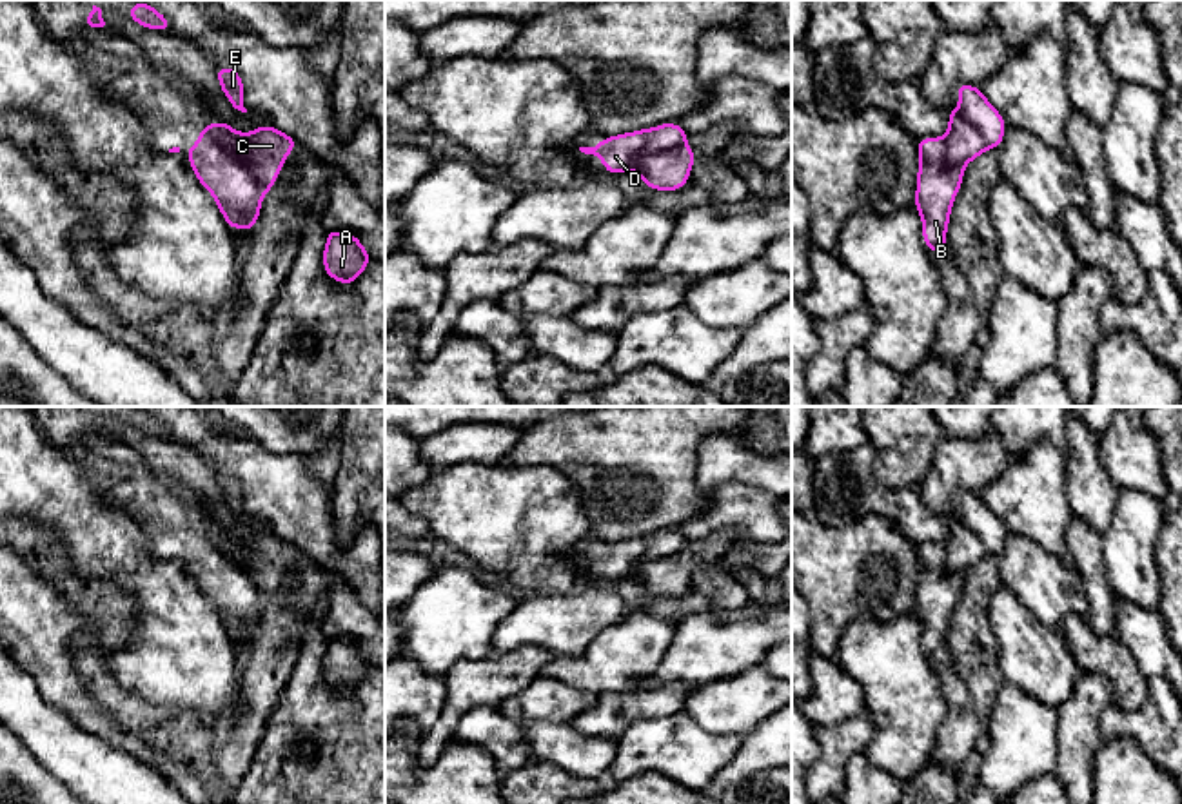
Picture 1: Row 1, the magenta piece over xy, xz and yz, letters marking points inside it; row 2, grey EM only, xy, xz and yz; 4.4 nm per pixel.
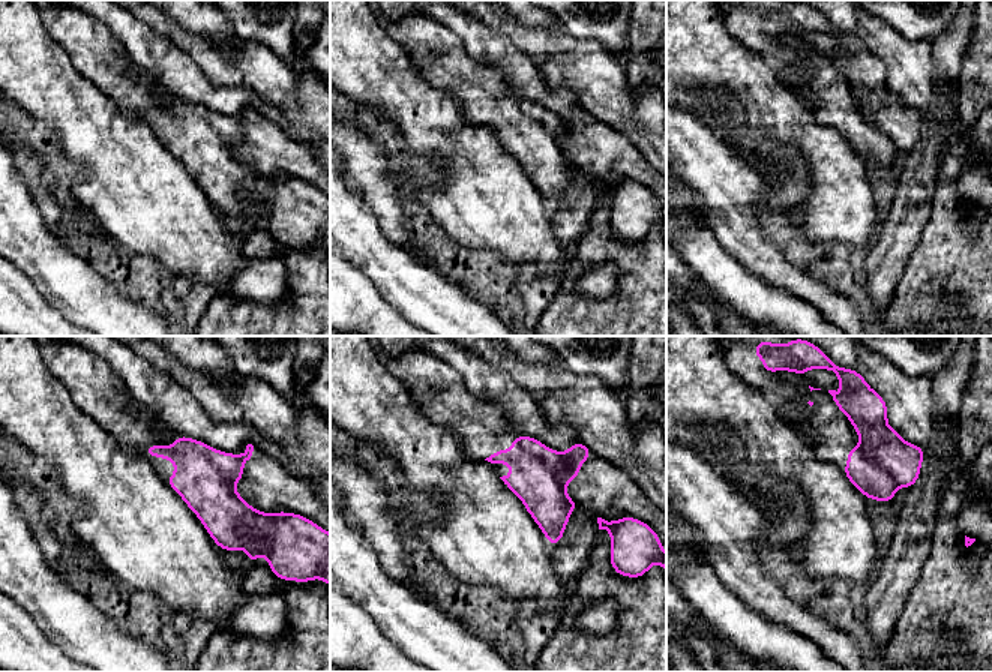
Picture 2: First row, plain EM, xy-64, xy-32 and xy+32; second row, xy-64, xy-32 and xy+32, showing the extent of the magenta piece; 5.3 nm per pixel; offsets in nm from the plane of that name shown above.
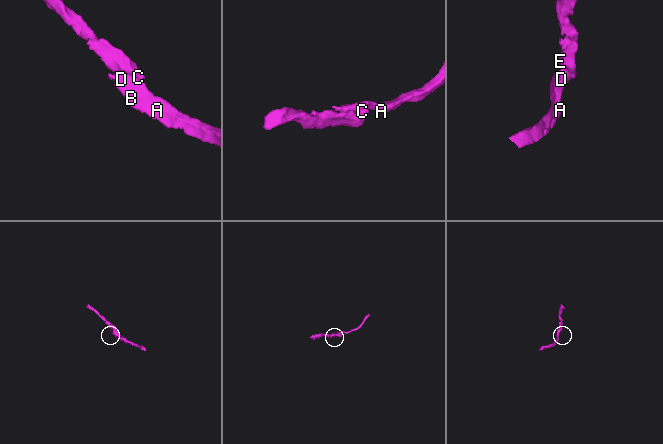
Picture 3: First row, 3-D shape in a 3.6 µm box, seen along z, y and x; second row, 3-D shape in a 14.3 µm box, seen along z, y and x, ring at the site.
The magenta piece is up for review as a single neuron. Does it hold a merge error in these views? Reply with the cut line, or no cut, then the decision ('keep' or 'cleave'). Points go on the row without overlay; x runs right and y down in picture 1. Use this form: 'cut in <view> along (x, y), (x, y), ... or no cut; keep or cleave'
cut in xy along (233, 538), (242, 545), (244, 565), (264, 598); cleave

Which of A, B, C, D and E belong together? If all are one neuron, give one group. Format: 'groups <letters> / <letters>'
groups A B D / C E

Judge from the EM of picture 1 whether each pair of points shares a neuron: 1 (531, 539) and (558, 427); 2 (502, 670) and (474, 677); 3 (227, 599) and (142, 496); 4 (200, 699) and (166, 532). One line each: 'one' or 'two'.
1: two
2: one
3: one
4: two

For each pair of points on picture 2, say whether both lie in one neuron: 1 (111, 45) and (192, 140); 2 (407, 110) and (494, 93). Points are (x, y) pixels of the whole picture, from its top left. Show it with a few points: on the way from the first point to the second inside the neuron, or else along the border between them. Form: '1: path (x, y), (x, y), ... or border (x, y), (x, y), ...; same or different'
1: path (117, 71), (161, 114), (170, 116); same
2: border (429, 81), (449, 90), (462, 110), (483, 125); different

